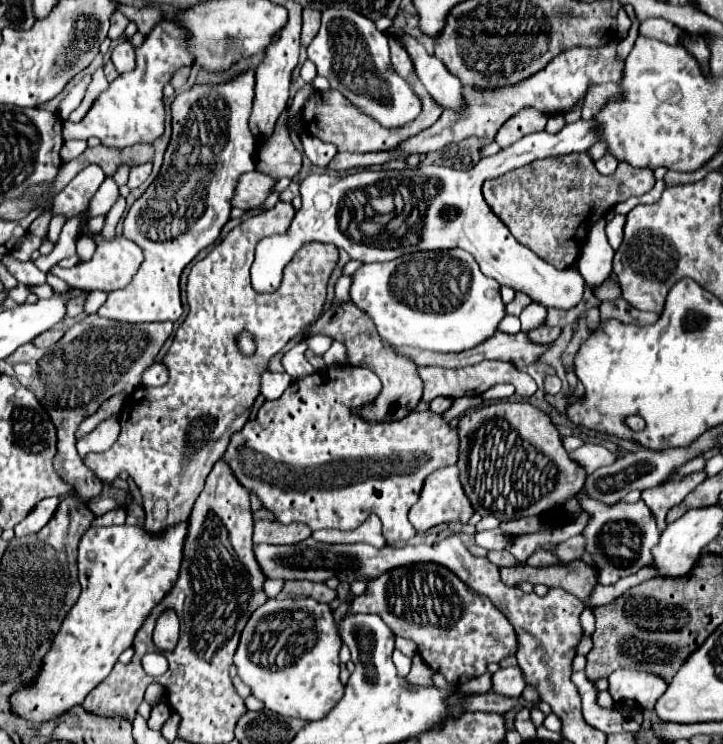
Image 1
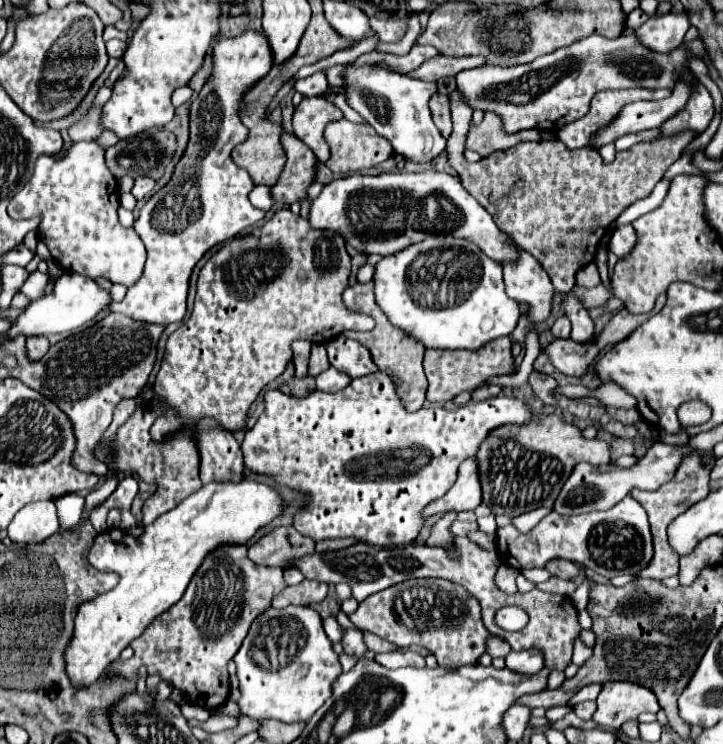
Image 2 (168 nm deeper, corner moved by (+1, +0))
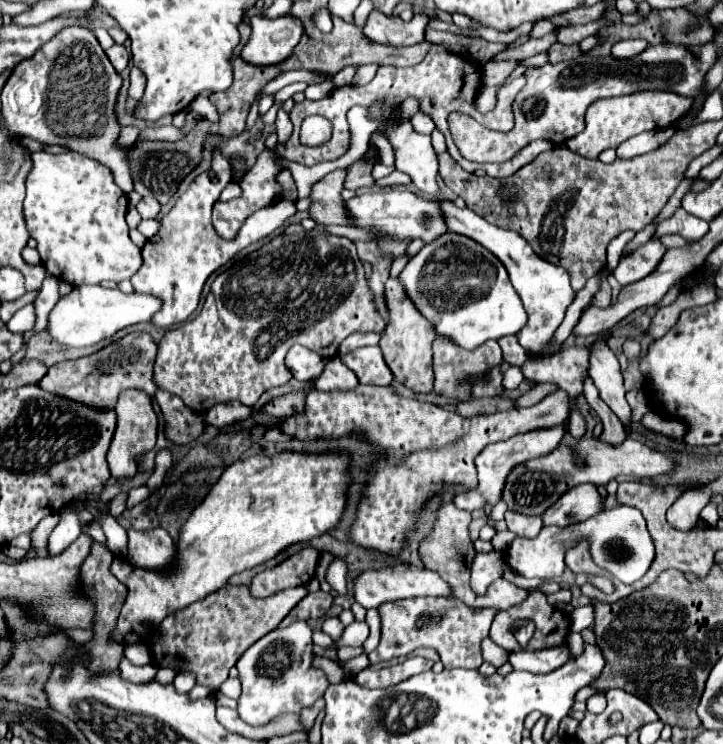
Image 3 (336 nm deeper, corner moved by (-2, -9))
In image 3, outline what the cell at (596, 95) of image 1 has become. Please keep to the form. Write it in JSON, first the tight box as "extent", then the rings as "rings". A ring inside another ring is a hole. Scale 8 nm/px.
{"extent":[566,91,692,159],"rings":[[[638,91],[624,97],[612,97],[612,99],[600,99],[594,101],[592,107],[586,111],[586,129],[572,137],[566,145],[580,153],[586,159],[598,159],[598,155],[604,149],[616,149],[622,141],[654,129],[666,129],[672,127],[684,117],[692,107],[692,97],[680,97],[672,91]]]}

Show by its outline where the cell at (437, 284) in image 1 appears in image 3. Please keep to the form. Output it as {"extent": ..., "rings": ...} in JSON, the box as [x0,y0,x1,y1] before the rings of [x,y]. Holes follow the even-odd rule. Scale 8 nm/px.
{"extent":[400,231,526,349],"rings":[[[450,231],[424,245],[422,251],[416,253],[404,267],[404,271],[400,273],[400,281],[410,299],[414,301],[416,309],[436,327],[436,333],[452,337],[452,341],[456,341],[464,349],[476,349],[488,339],[514,335],[520,327],[526,325],[526,311],[522,307],[522,299],[512,287],[502,261],[470,237]]]}

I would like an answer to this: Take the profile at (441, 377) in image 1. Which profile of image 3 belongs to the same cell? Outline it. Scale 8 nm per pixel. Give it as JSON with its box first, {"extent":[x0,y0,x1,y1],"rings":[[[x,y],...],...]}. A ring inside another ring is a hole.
{"extent":[434,337,502,399],"rings":[[[436,337],[434,341],[434,391],[442,397],[458,397],[458,399],[470,399],[472,389],[468,385],[462,385],[464,377],[468,375],[482,375],[486,373],[486,369],[492,369],[496,365],[502,365],[502,353],[500,353],[500,345],[496,341],[486,341],[484,345],[476,347],[474,351],[466,351],[462,347],[458,347],[452,339],[448,337]]]}

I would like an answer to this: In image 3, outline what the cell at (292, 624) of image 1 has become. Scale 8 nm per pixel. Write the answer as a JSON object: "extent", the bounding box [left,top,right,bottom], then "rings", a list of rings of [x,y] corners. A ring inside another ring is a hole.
{"extent":[236,621,328,725],"rings":[[[296,621],[284,629],[274,629],[272,633],[258,639],[236,663],[236,669],[240,671],[242,681],[242,695],[238,699],[238,713],[248,725],[266,725],[272,721],[272,717],[278,717],[282,713],[300,713],[300,709],[310,707],[318,697],[324,695],[324,689],[328,689],[328,679],[322,669],[312,667],[312,629],[304,621]]]}

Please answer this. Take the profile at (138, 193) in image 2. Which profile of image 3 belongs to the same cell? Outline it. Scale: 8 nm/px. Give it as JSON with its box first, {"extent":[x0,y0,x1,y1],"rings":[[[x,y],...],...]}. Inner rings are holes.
{"extent":[136,197,160,219],"rings":[[[144,197],[136,209],[142,215],[142,219],[154,219],[160,213],[160,203],[152,197]]]}

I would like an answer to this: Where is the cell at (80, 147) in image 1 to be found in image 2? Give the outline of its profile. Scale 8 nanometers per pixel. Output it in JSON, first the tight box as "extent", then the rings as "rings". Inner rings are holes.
{"extent":[9,108,145,288],"rings":[[[94,108],[71,126],[71,150],[63,160],[55,160],[55,156],[41,156],[41,160],[37,160],[33,178],[9,202],[9,216],[17,220],[41,216],[39,238],[47,244],[53,260],[65,270],[81,272],[93,280],[107,278],[113,284],[129,288],[143,272],[145,246],[135,228],[123,228],[119,224],[117,180],[105,166],[103,148],[87,134],[90,130],[83,132],[83,129],[103,132],[99,126],[101,112],[102,108]]]}

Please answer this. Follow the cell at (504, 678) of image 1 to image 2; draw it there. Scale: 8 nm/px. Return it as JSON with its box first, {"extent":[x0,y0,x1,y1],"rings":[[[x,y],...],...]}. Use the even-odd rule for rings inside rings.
{"extent":[505,650,543,676],"rings":[[[525,650],[525,652],[511,652],[505,658],[505,666],[511,672],[523,674],[523,676],[535,676],[543,668],[543,656],[537,650]]]}

